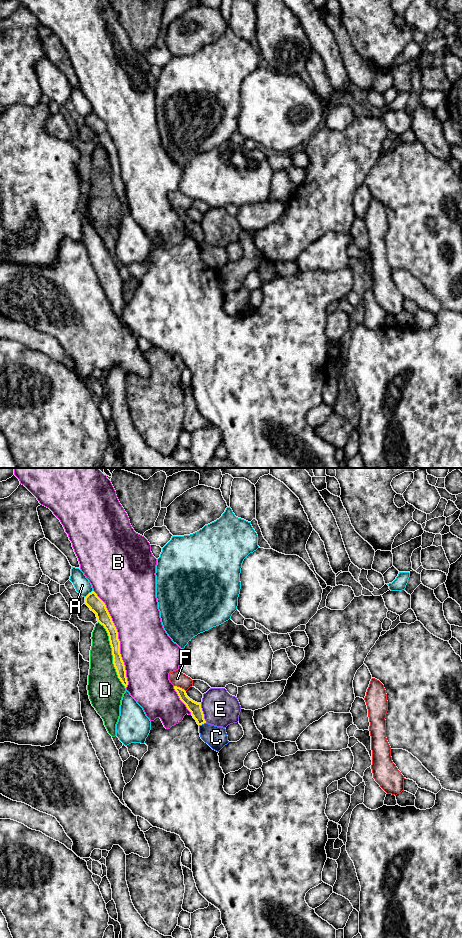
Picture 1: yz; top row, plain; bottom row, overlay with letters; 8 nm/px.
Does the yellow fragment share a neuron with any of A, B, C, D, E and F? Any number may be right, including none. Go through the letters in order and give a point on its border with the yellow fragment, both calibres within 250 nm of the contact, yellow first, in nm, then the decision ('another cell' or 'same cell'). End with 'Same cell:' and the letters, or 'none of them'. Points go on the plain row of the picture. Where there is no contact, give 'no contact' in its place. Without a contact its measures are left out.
A: meets yellow in yz at (88, 114); 120 nm thick on the yellow side, 130 nm on the other; another cell
B: meets yellow in yz at (118, 159); 110 nm thick on the yellow side, 420 nm on the other; another cell
C: meets yellow in yz at (202, 243); 100 nm thick on the yellow side, 180 nm on the other; another cell
D: meets yellow in yz at (112, 174); 90 nm thick on the yellow side, 260 nm on the other; another cell
E: meets yellow in yz at (202, 233); 100 nm thick on the yellow side, 280 nm on the other; another cell
F: meets yellow in yz at (180, 208); 100 nm thick on the yellow side, 120 nm on the other; another cell
Same cell: none of them

